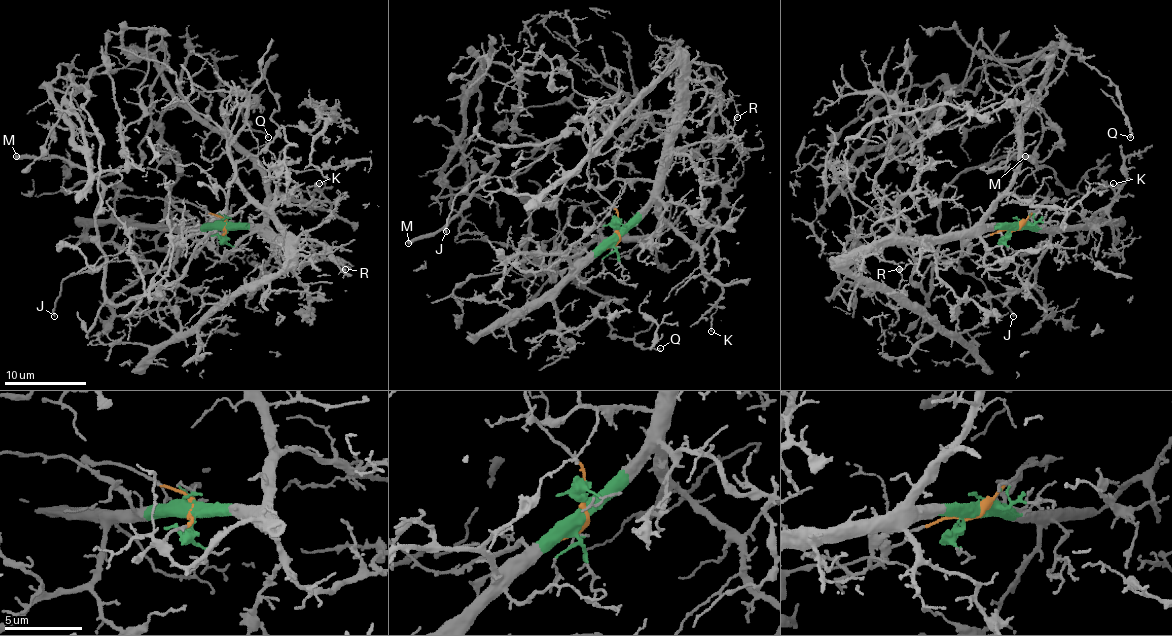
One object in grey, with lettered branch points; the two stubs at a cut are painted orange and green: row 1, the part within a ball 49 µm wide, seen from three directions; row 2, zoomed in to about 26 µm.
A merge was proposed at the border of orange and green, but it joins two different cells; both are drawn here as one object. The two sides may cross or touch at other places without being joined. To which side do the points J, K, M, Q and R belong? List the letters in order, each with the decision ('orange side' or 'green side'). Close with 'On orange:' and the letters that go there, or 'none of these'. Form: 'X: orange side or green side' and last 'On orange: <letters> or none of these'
J: orange side
K: green side
M: orange side
Q: green side
R: green side
On orange: J, M

